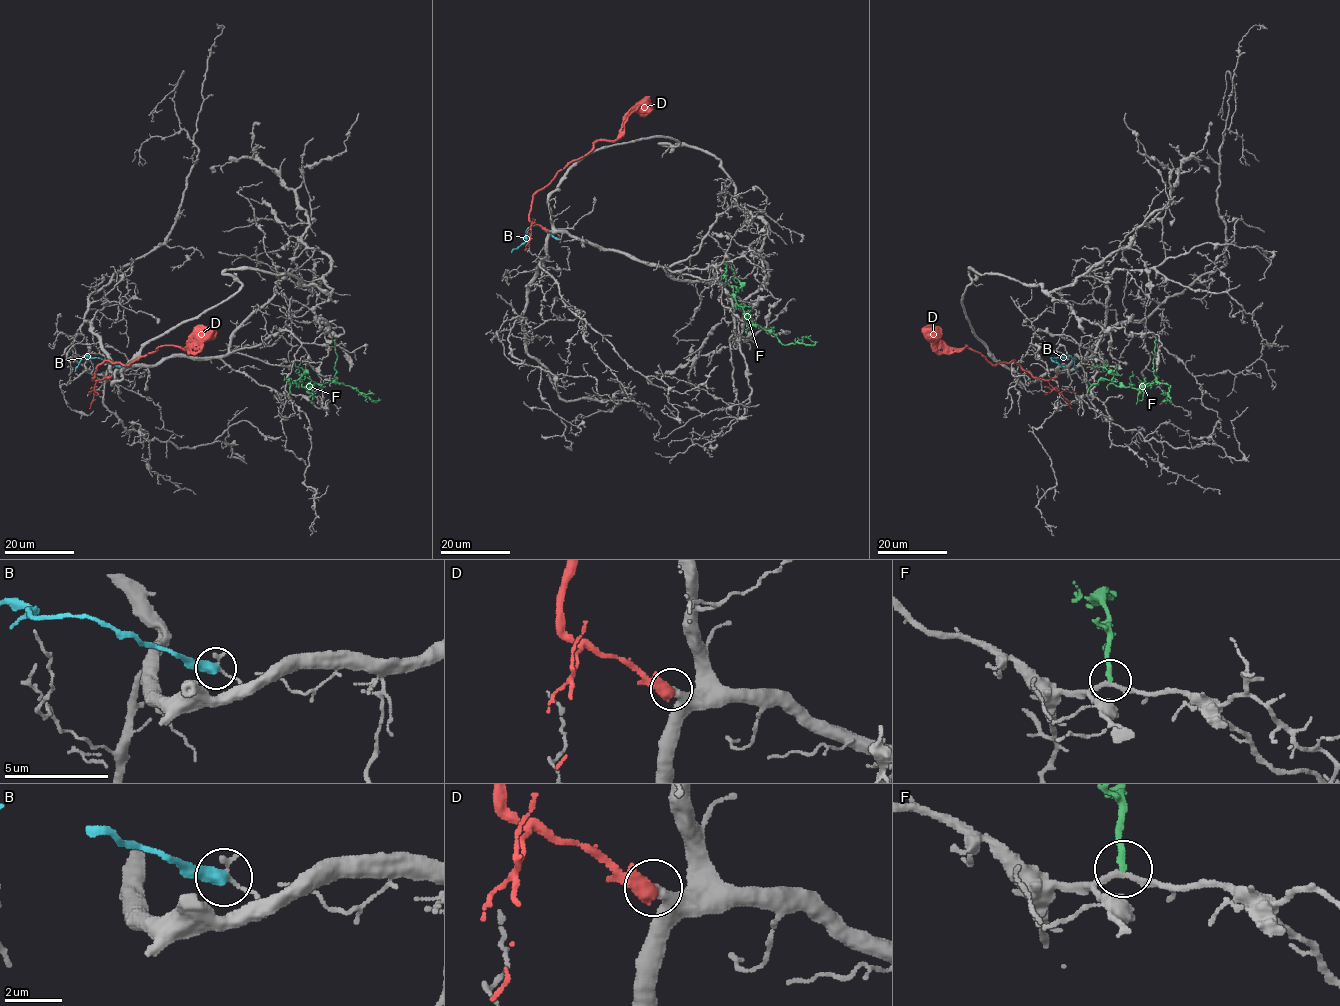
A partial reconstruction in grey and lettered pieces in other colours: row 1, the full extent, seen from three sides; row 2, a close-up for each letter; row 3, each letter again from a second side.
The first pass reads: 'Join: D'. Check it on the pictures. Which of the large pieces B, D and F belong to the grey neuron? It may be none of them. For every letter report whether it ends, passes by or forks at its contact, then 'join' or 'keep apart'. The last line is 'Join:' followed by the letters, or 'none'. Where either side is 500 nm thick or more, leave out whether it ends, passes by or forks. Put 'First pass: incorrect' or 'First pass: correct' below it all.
B: it ends | keep apart
D: join
F: it ends | keep apart
Join: D
First pass: correct

